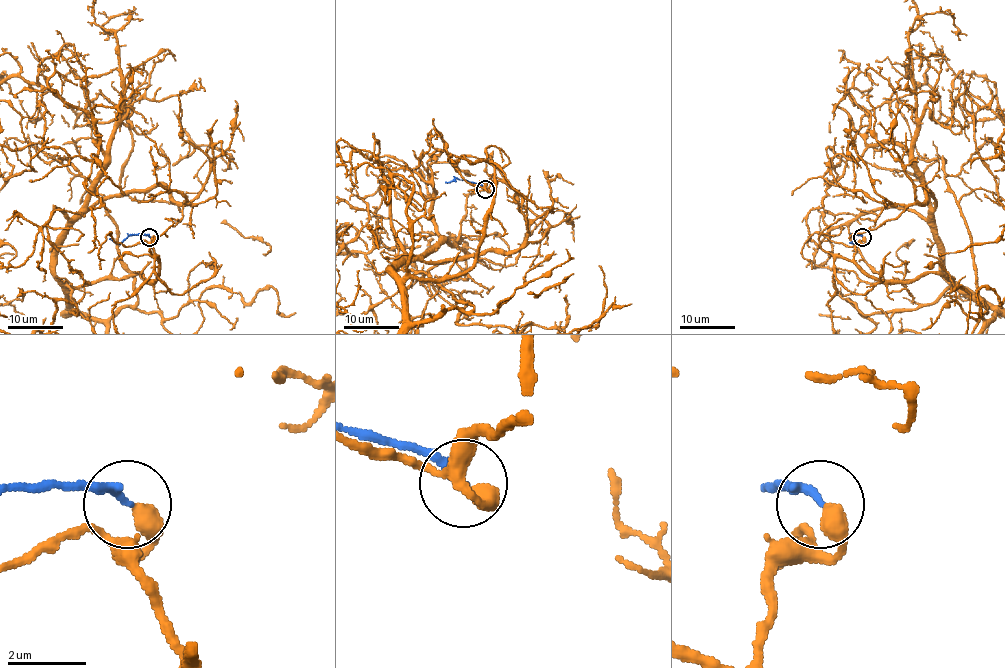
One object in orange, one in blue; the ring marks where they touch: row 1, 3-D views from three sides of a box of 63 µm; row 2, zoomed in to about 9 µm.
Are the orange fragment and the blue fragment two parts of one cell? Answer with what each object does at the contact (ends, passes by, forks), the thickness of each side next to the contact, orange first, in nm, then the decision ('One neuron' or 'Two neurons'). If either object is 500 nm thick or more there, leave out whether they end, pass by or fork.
At the ring orange ends. At the ring blue ends. Thickness 460 nm (orange) against 220 nm. One neuron

